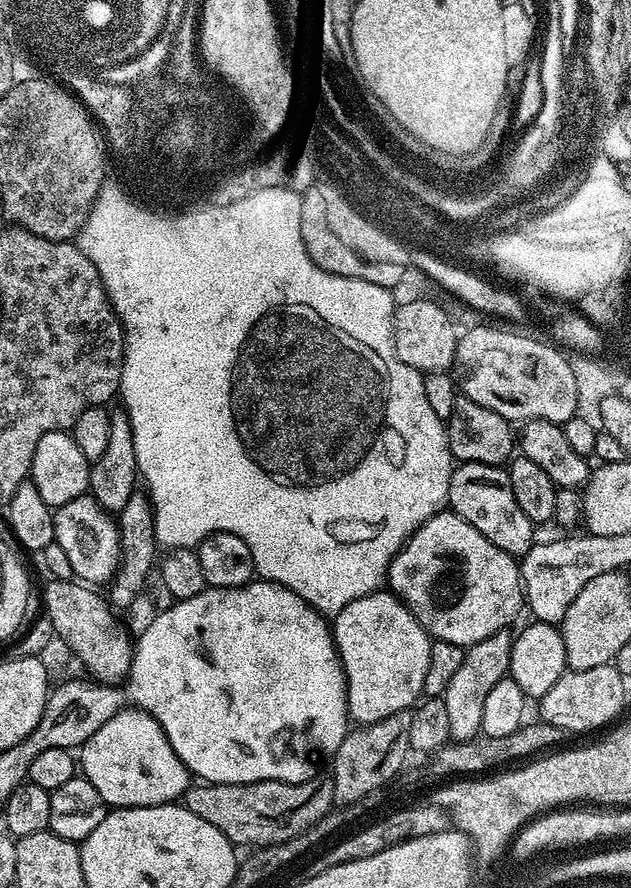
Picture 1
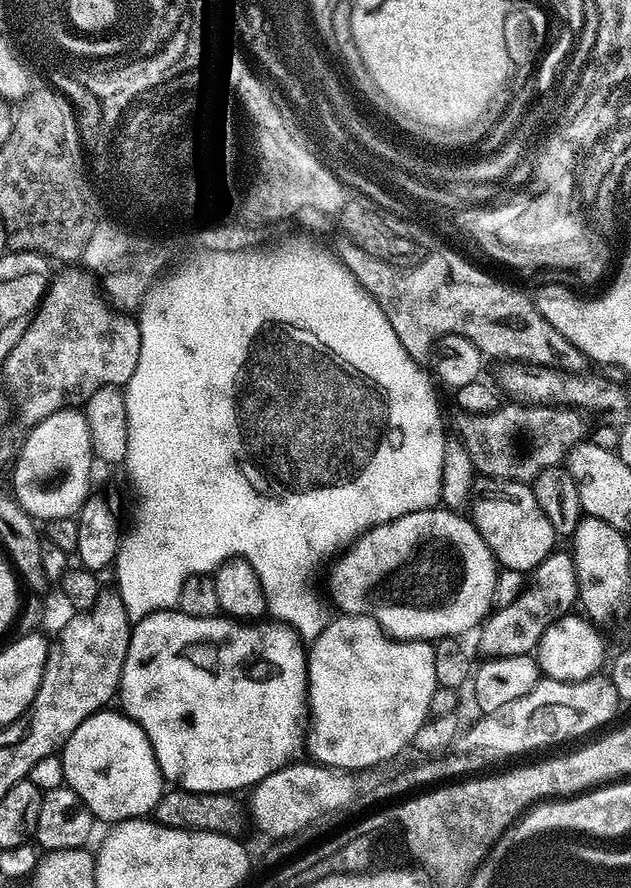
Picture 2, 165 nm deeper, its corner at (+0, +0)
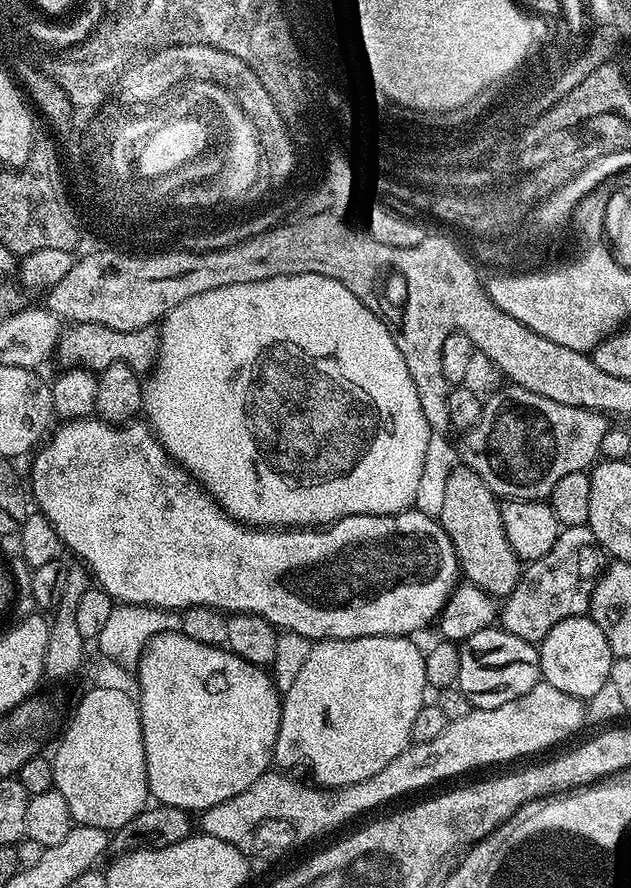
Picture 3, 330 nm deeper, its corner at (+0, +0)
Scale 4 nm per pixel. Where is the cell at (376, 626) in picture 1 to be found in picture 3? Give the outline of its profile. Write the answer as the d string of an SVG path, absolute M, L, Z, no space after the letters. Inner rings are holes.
M363 636L362 638L354 638L353 640L321 640L319 642L313 643L312 649L310 650L310 658L306 658L306 663L302 665L302 670L298 670L298 678L294 678L294 682L288 688L283 689L282 692L282 703L280 706L280 725L278 726L278 738L276 739L276 751L274 753L275 763L284 770L292 770L288 768L308 768L309 774L312 775L312 777L310 777L311 783L325 790L345 788L351 784L362 782L366 778L374 778L374 774L378 774L378 770L383 770L385 766L390 766L390 762L394 762L394 758L398 758L398 754L402 754L406 749L408 749L412 738L414 717L418 715L418 710L421 708L421 706L426 703L426 696L424 696L424 692L426 693L428 683L426 682L424 652L422 651L422 648L419 648L419 646L416 645L412 640L415 639L409 638L408 636Z

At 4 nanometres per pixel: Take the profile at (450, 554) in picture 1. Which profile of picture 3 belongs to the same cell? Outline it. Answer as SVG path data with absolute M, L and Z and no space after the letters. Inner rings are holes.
M85 418L83 420L69 420L59 426L61 428L57 427L47 437L43 447L31 457L33 460L30 496L38 511L54 526L54 530L59 534L65 549L76 555L73 557L88 569L91 579L107 596L111 596L113 601L121 604L141 604L147 608L163 608L165 610L215 608L224 614L260 616L266 622L270 622L272 627L277 630L293 632L304 636L307 640L319 642L321 640L353 640L363 636L416 634L412 632L426 627L431 620L433 623L439 617L445 602L452 595L452 590L458 583L461 571L460 563L456 561L454 546L447 534L444 533L439 519L424 513L409 510L398 512L394 516L347 516L324 527L254 528L240 523L239 520L232 519L204 491L204 488L194 479L192 474L168 455L168 451L160 445L156 433L147 423L128 422L123 426L117 426L99 418Z

